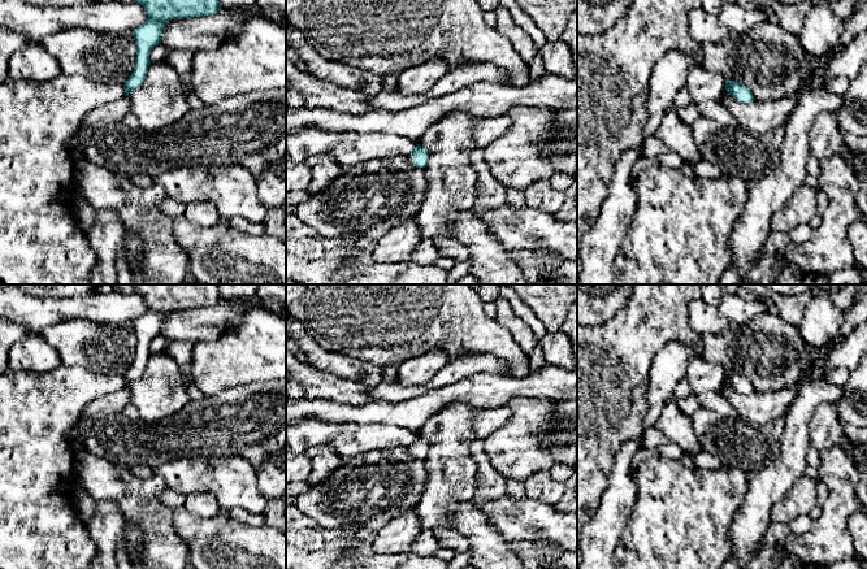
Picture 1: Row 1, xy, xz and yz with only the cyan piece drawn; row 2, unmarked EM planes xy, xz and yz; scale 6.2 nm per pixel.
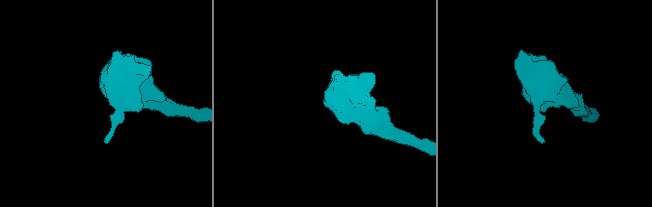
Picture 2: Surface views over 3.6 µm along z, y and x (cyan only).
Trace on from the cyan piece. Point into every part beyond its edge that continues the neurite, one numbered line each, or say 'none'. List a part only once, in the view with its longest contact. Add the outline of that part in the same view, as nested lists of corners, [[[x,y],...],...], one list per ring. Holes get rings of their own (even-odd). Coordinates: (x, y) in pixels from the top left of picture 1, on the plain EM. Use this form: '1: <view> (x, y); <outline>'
none

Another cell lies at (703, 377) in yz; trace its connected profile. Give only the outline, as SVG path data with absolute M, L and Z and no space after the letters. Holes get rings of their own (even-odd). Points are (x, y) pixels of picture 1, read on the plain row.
M694 357L689 361L685 378L692 394L719 392L725 381L725 369L706 359Z

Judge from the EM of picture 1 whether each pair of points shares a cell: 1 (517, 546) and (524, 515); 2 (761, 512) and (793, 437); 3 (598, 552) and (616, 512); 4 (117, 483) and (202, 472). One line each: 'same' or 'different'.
1: different
2: same
3: same
4: different

